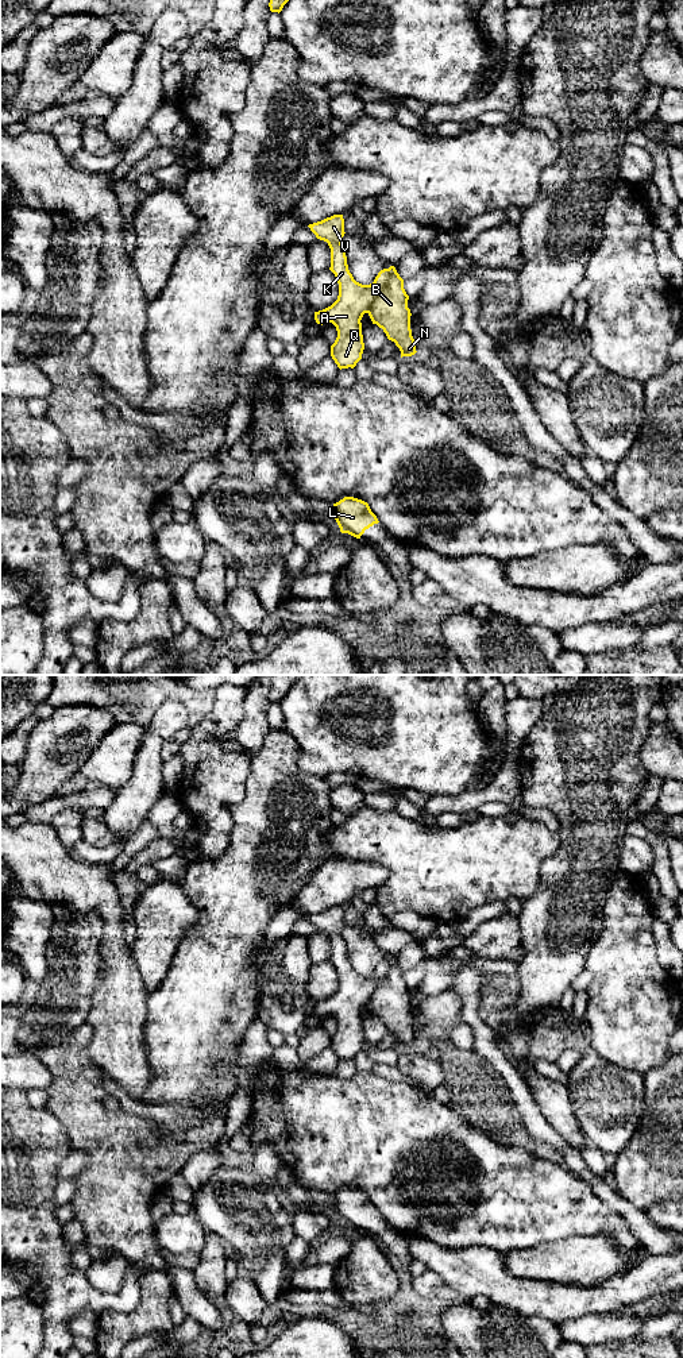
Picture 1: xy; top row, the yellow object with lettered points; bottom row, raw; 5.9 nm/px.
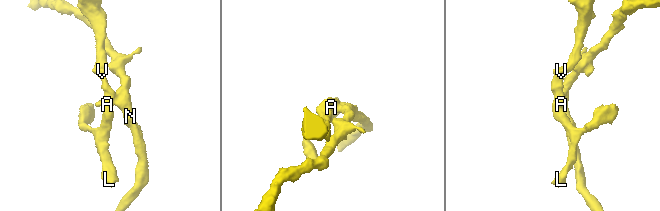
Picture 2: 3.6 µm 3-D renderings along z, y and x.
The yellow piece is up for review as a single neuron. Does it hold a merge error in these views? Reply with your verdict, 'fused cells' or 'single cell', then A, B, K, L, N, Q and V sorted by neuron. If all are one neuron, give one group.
fused cells; A K L Q V / B N

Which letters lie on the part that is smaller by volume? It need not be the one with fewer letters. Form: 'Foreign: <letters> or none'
Foreign: A, K, L, Q, V

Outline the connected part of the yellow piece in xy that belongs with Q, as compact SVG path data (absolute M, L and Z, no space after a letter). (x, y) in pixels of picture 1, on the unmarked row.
M333 906L308 918L317 930L328 934L329 961L339 975L337 991L331 998L315 1003L315 1011L321 1016L332 1014L336 1018L337 1029L331 1037L331 1048L340 1061L354 1060L364 1041L360 1011L373 996L378 983L386 976L390 964L389 960L381 961L370 976L362 976L354 971L342 935L346 925L343 906Z

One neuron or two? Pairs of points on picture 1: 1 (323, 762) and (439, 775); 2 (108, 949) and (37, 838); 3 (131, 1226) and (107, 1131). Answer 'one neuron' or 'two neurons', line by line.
1: one neuron
2: one neuron
3: one neuron

